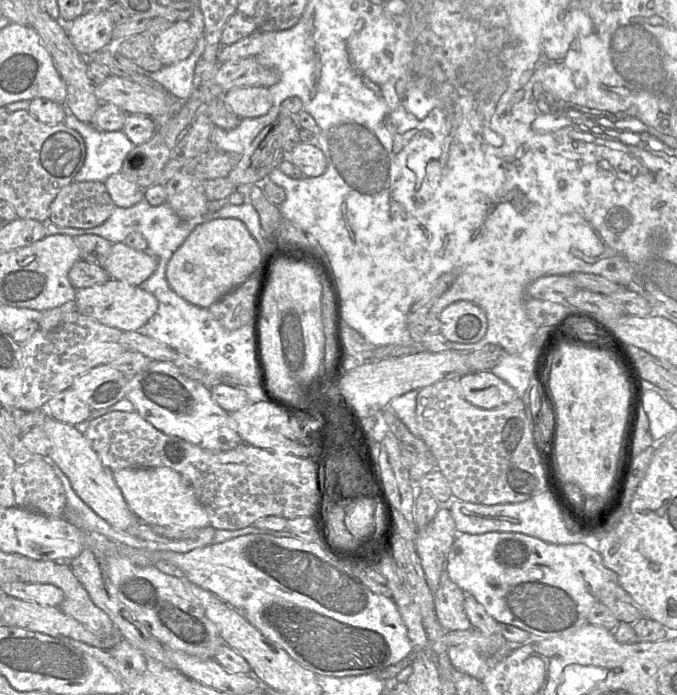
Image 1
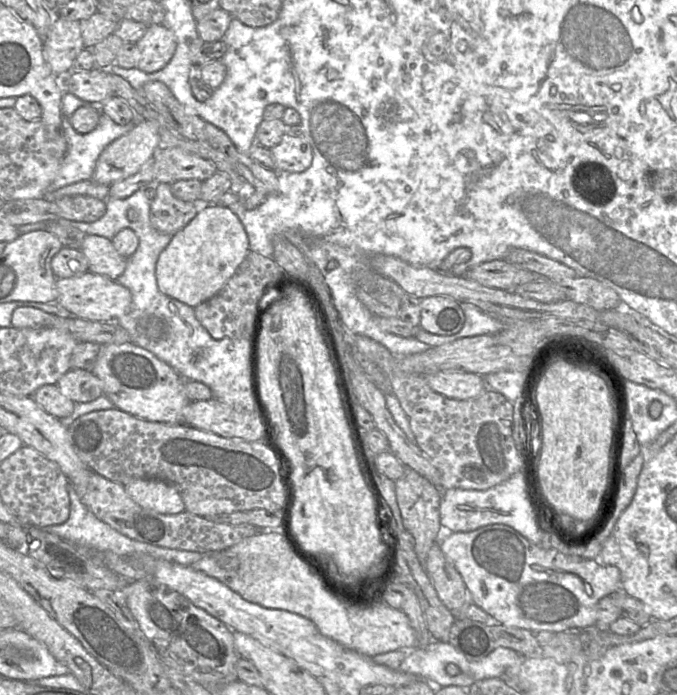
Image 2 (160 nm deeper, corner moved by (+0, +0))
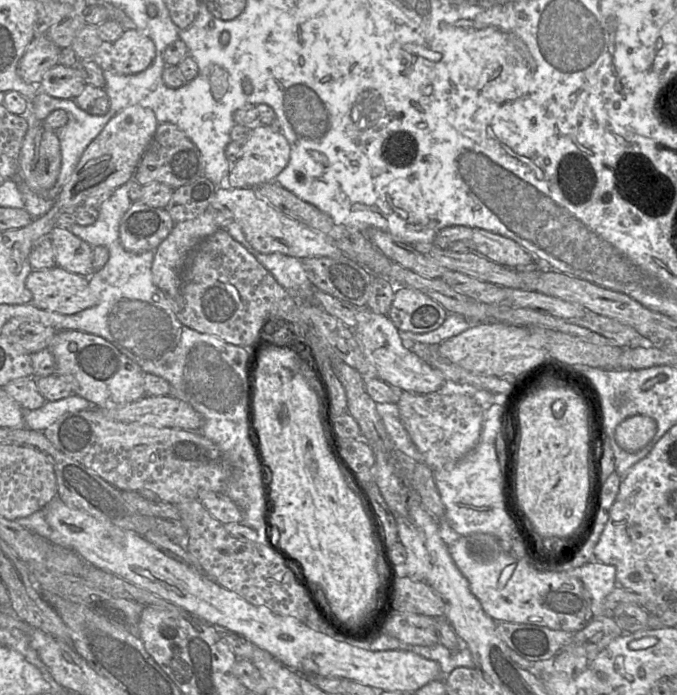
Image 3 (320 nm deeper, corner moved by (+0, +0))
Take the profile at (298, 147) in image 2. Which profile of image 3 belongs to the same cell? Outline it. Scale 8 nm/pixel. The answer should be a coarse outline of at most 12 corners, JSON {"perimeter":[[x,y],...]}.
{"perimeter":[[255,124],[225,183],[256,188],[286,168],[289,142]]}

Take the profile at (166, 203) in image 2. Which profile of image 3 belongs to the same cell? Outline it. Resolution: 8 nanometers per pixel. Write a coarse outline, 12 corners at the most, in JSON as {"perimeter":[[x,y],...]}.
{"perimeter":[[135,201],[120,221],[127,252],[155,250],[174,225]]}

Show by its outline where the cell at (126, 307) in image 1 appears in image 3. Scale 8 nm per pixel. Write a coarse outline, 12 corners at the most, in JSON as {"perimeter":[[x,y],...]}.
{"perimeter":[[57,266],[26,279],[32,303],[76,314],[97,304],[89,277]]}

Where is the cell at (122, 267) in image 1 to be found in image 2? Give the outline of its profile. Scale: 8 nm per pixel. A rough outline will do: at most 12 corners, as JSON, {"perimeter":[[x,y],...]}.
{"perimeter":[[86,234],[91,273],[116,280],[126,268],[107,238]]}

